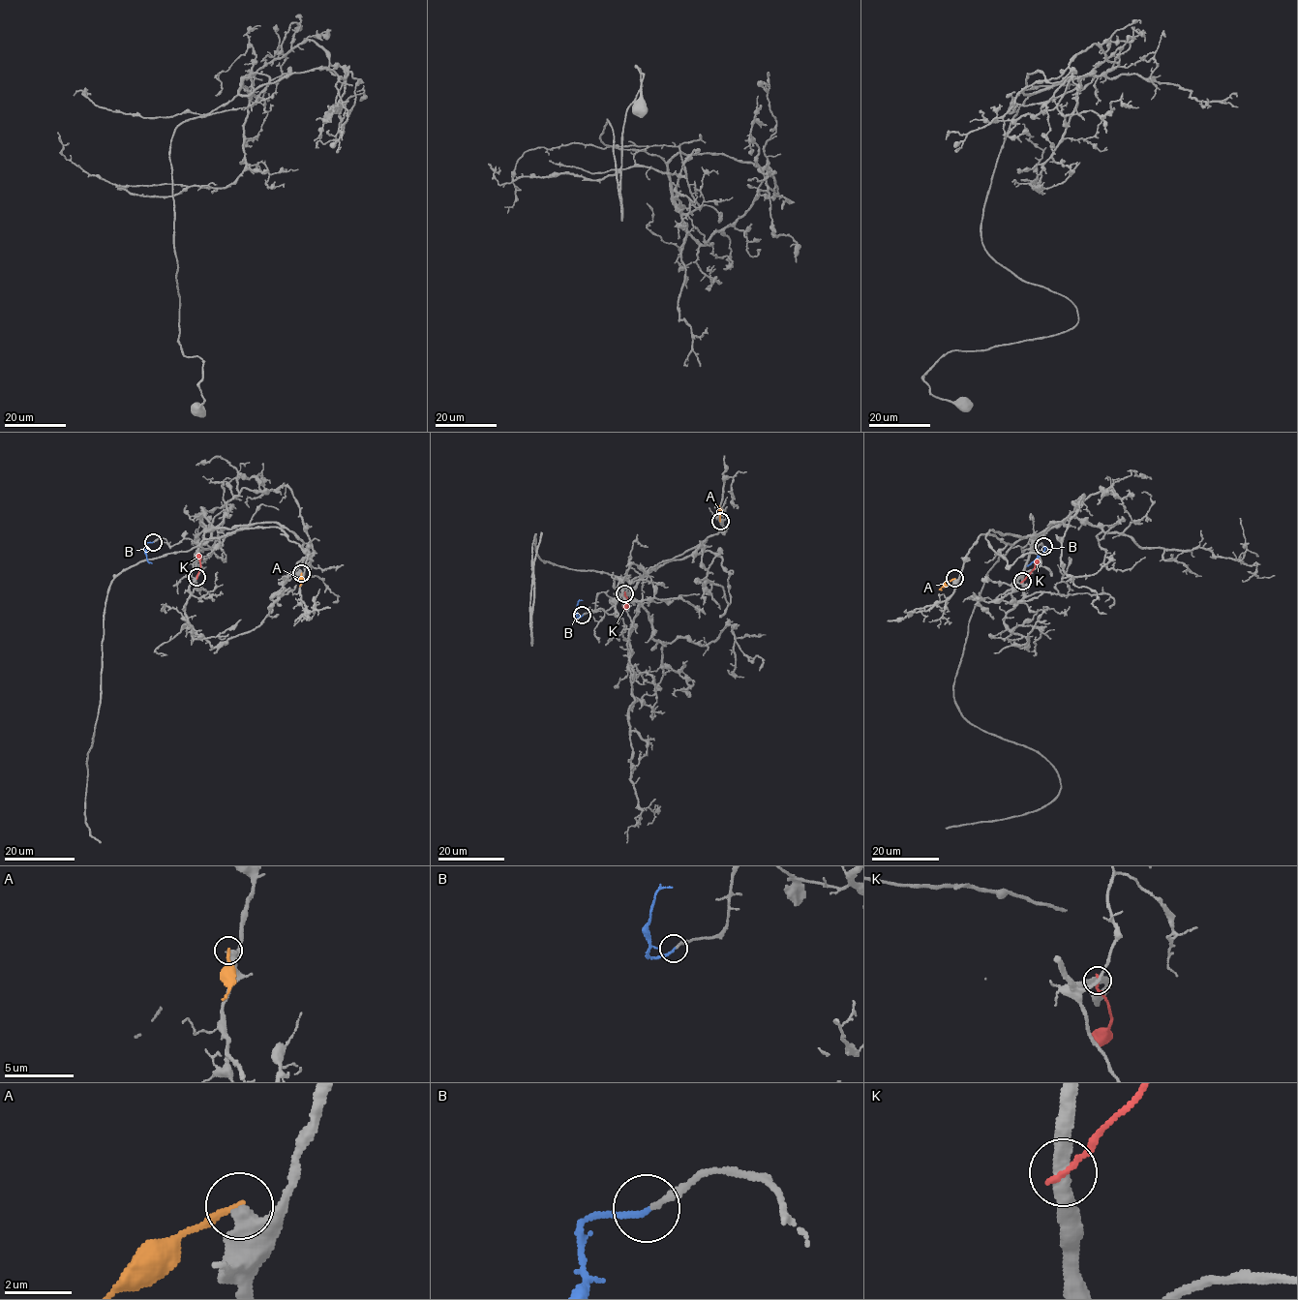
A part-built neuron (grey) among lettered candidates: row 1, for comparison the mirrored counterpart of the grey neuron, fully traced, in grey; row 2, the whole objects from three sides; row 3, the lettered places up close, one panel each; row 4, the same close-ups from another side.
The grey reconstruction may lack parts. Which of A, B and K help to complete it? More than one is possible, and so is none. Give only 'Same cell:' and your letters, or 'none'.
Same cell: B

